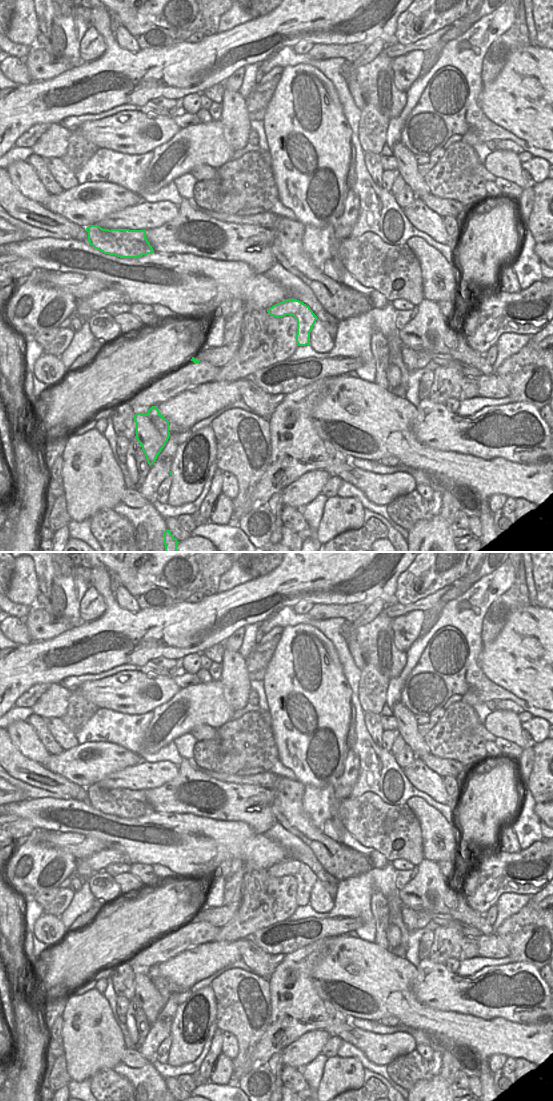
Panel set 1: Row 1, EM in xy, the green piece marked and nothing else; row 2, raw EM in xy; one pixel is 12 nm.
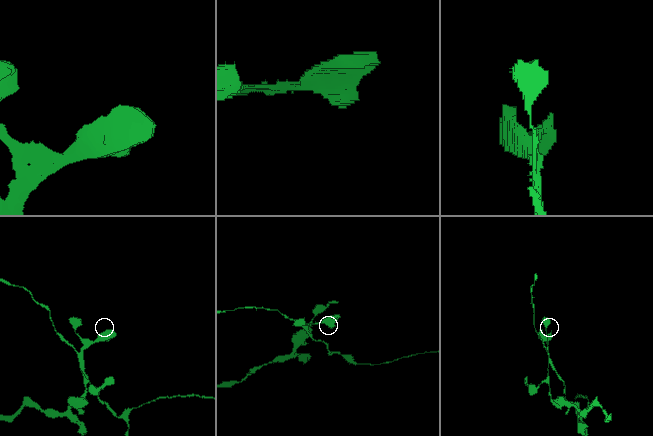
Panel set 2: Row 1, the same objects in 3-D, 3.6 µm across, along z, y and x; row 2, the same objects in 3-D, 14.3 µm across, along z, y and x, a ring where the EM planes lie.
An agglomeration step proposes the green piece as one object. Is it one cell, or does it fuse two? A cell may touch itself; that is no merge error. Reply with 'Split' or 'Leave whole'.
Split

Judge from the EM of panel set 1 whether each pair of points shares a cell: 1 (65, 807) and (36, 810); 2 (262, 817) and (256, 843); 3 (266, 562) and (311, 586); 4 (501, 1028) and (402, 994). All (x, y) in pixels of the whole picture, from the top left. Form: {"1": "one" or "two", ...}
{"1": "one", "2": "two", "3": "two", "4": "one"}

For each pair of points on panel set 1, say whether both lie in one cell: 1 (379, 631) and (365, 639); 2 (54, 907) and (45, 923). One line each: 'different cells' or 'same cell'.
1: same cell
2: different cells

